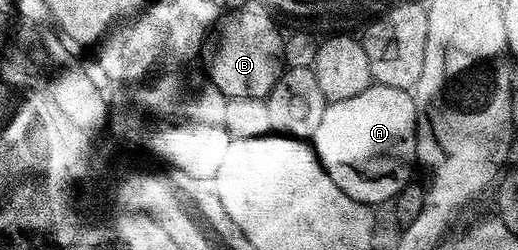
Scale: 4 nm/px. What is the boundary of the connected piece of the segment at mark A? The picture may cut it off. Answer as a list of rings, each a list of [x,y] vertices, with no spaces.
[[[372,83],[361,95],[353,99],[333,101],[325,107],[321,123],[313,138],[313,148],[323,164],[323,170],[353,199],[362,205],[378,207],[382,201],[394,202],[395,196],[412,180],[411,168],[416,168],[415,159],[415,98],[406,89],[385,87]]]

